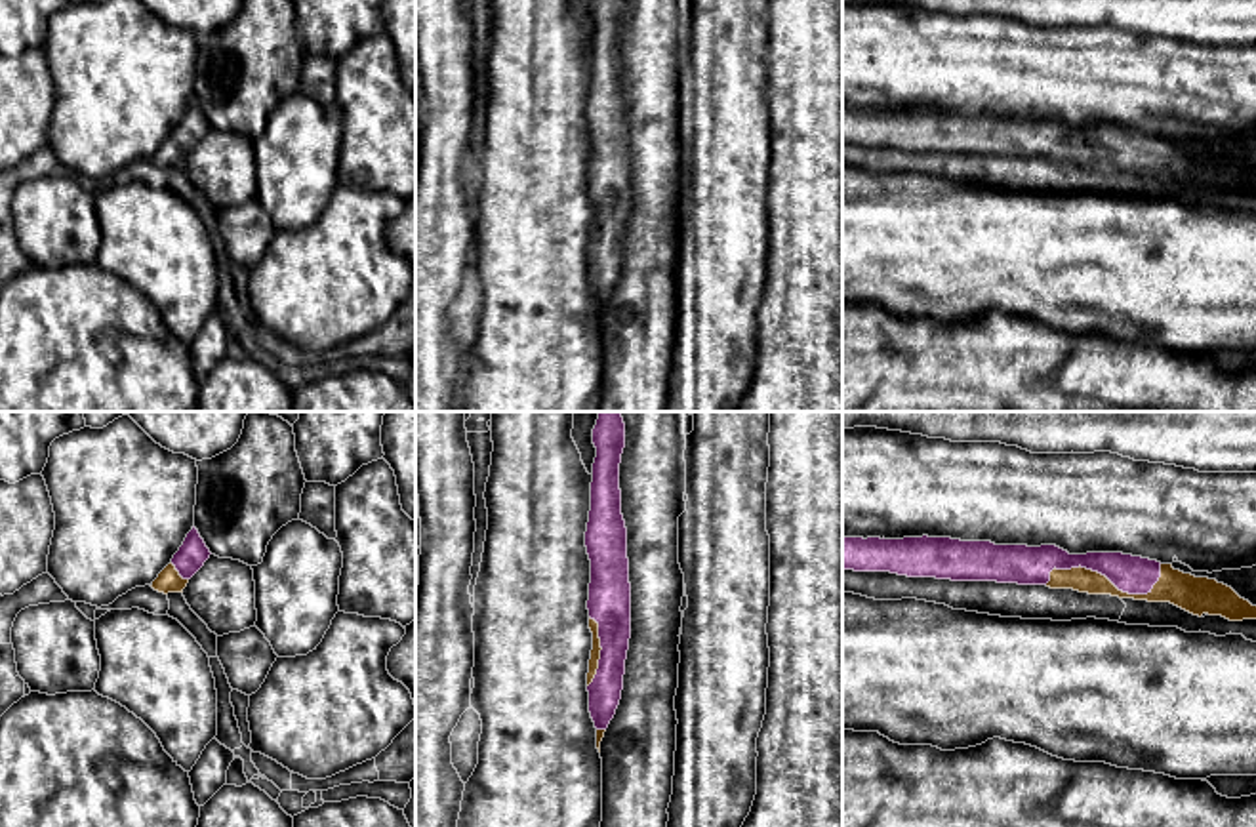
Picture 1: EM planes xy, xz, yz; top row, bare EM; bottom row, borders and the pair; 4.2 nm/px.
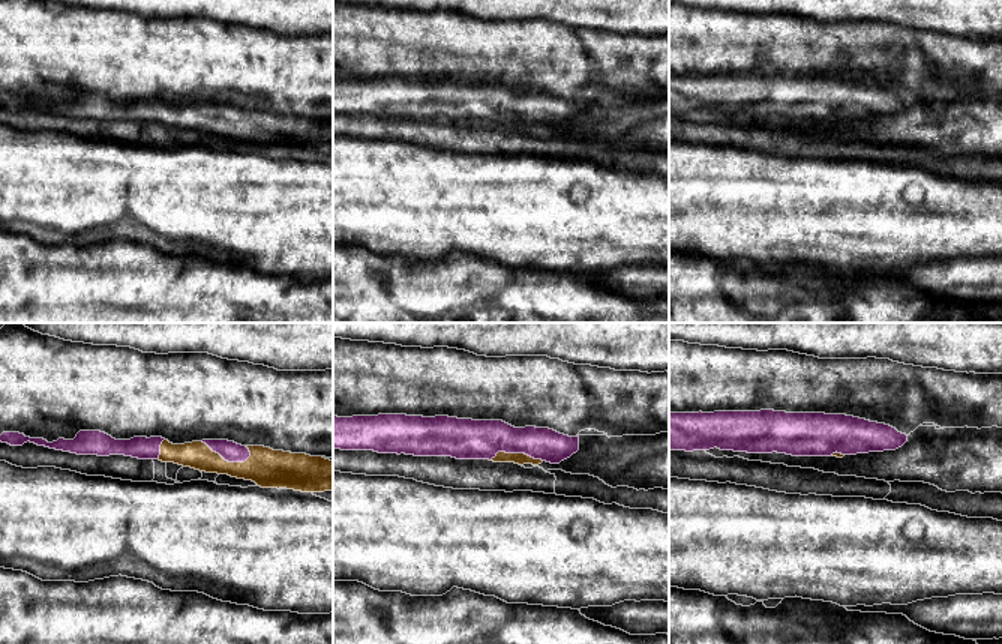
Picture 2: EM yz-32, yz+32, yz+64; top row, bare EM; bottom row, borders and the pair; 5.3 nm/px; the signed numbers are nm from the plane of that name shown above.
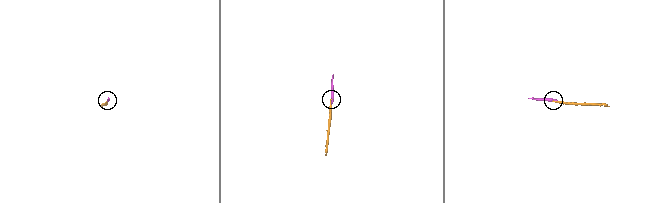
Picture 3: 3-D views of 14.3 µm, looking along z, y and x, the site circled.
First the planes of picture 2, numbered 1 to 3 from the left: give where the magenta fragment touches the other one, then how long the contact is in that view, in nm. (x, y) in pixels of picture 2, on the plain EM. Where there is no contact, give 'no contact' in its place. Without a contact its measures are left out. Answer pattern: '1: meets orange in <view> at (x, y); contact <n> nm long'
1: meets orange in yz-32 at (227, 125); contact 280 nm long
2: meets orange in yz+32 at (516, 117); contact 280 nm long
3: meets orange in yz+64 at (836, 116); contact 70 nm long

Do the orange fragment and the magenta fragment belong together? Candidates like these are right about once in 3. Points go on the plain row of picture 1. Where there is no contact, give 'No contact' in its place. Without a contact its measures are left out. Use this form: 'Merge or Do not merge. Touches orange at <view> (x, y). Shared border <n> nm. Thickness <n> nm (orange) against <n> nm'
Merge. Touches orange at yz (1106, 151). Shared border 500 nm. Thickness 100 nm (orange) against 160 nm

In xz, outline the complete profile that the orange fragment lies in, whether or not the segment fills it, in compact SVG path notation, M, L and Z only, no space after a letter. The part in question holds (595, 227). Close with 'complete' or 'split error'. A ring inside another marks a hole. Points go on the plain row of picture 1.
M595 0L591 84L585 120L591 133L589 202L593 223L587 246L589 286L597 322L621 272L631 212L631 156L627 101L621 88L619 36L625 0Z | split error

